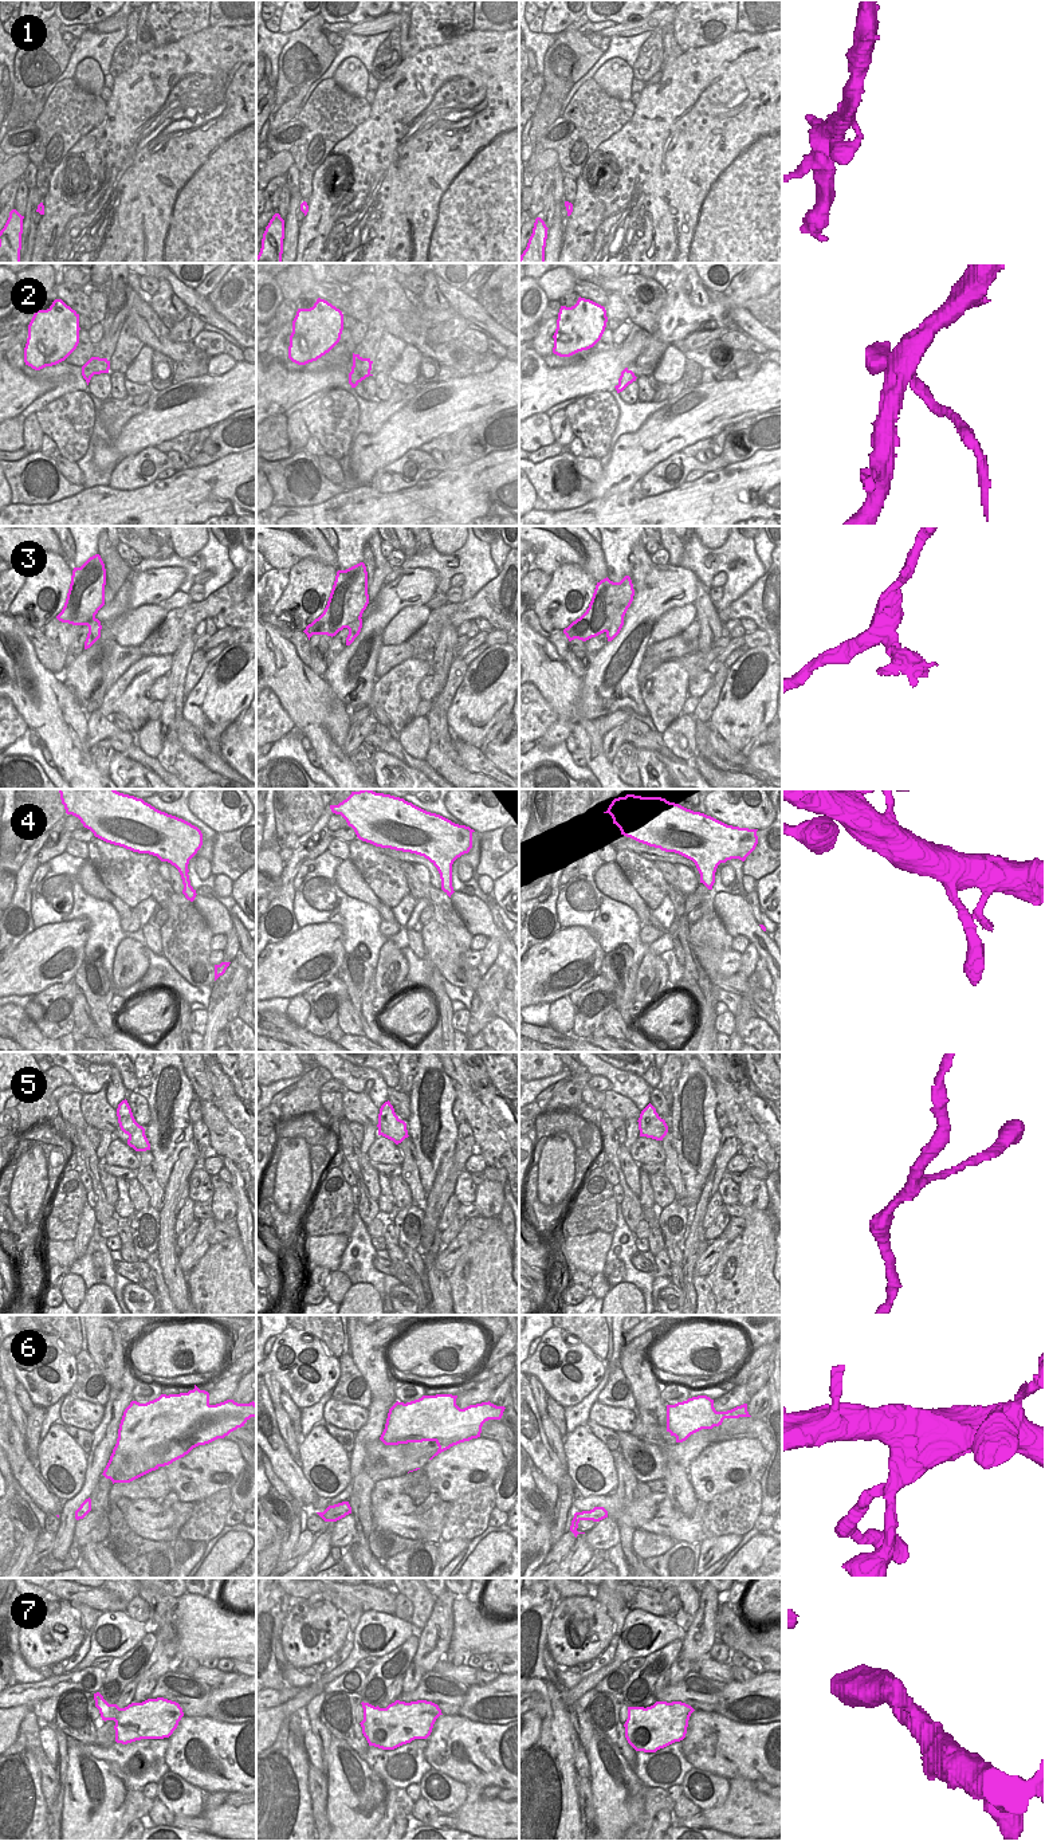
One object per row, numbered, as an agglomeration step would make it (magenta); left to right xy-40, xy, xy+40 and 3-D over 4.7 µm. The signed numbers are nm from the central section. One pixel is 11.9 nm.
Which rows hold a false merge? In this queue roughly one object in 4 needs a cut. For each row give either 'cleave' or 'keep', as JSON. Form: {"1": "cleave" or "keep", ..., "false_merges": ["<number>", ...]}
{"1": "keep", "2": "cleave", "3": "cleave", "4": "keep", "5": "keep", "6": "keep", "7": "keep", "false_merges": ["2", "3"]}

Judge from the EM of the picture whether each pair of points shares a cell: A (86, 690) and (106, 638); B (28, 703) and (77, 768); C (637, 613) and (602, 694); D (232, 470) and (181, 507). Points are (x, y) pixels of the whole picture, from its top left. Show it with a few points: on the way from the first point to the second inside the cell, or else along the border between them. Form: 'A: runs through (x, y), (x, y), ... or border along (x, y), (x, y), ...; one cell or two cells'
A: runs through (86, 676), (90, 663), (99, 651); one cell
B: runs through (44, 719), (67, 742), (70, 752); one cell
C: runs through (628, 634), (602, 674); one cell
D: runs through (219, 475), (204, 479), (203, 485), (193, 494); one cell

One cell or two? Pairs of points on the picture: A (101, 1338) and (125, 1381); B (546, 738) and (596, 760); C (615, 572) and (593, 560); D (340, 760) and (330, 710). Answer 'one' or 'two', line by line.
A: two
B: two
C: two
D: one

